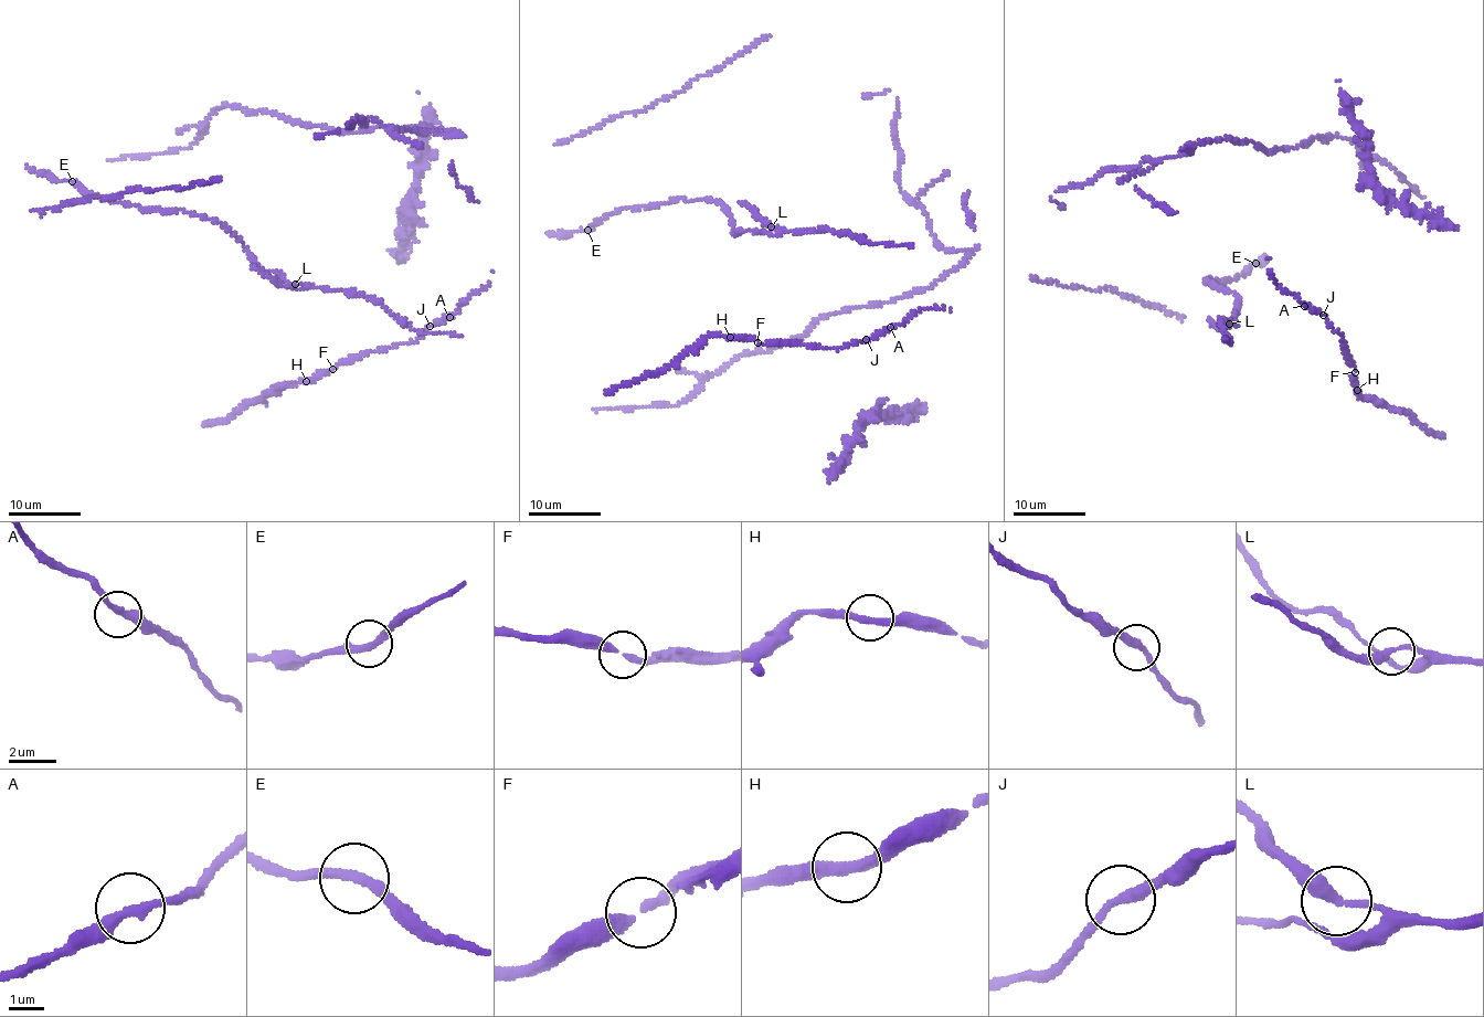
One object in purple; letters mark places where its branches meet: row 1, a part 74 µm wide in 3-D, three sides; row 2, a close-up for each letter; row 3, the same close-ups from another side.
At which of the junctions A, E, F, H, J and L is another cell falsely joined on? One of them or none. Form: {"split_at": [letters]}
{"split_at": []}

